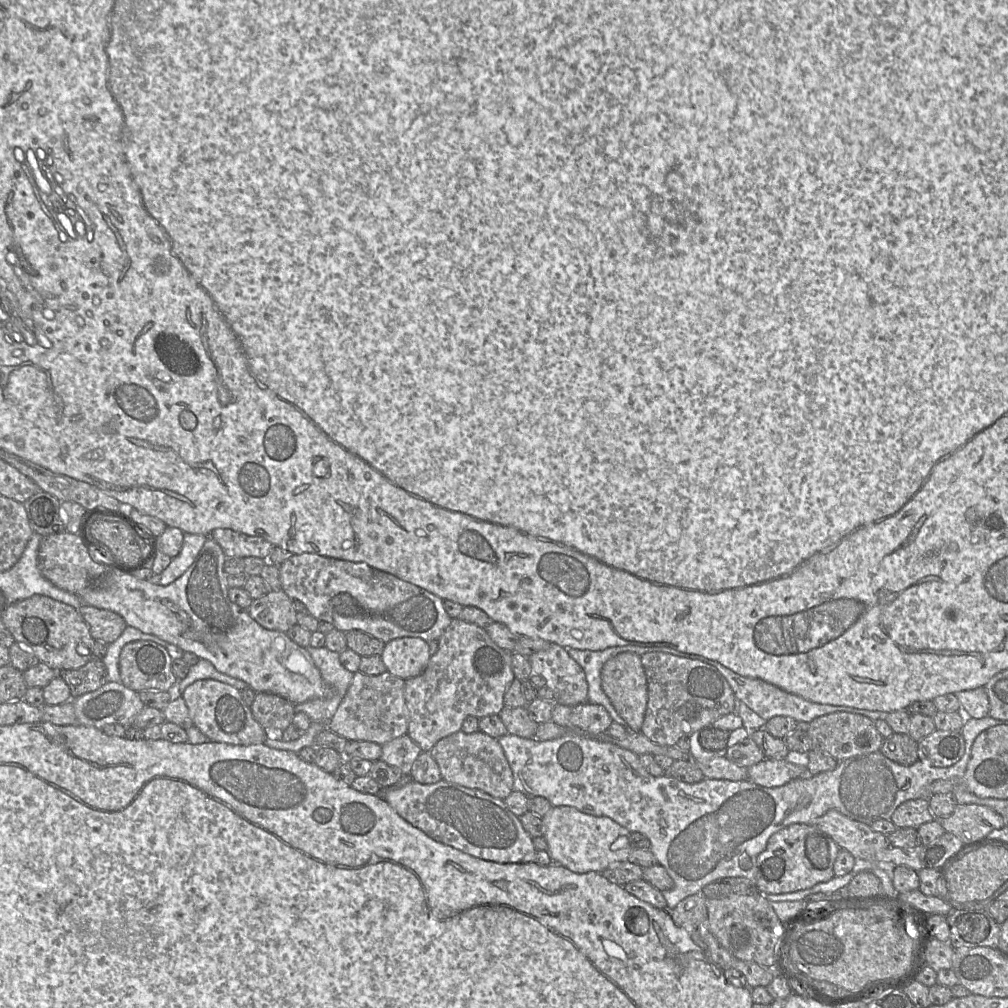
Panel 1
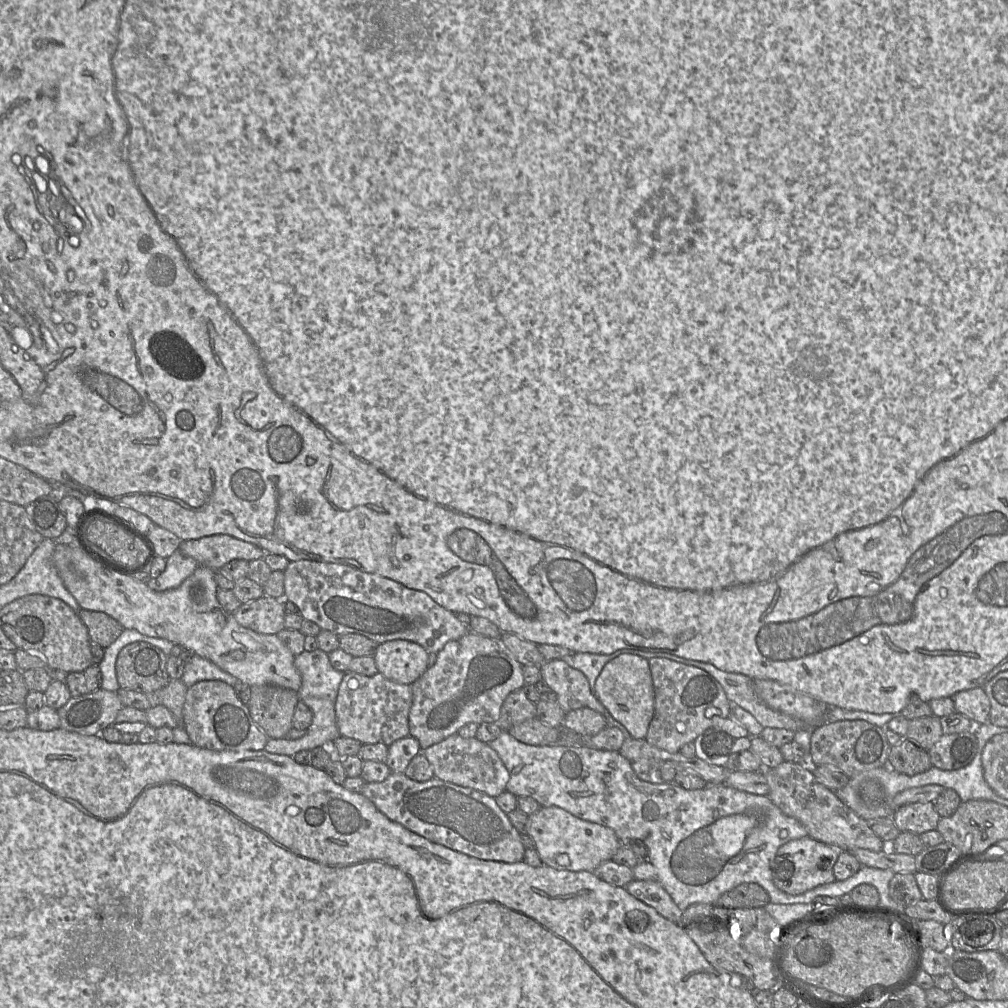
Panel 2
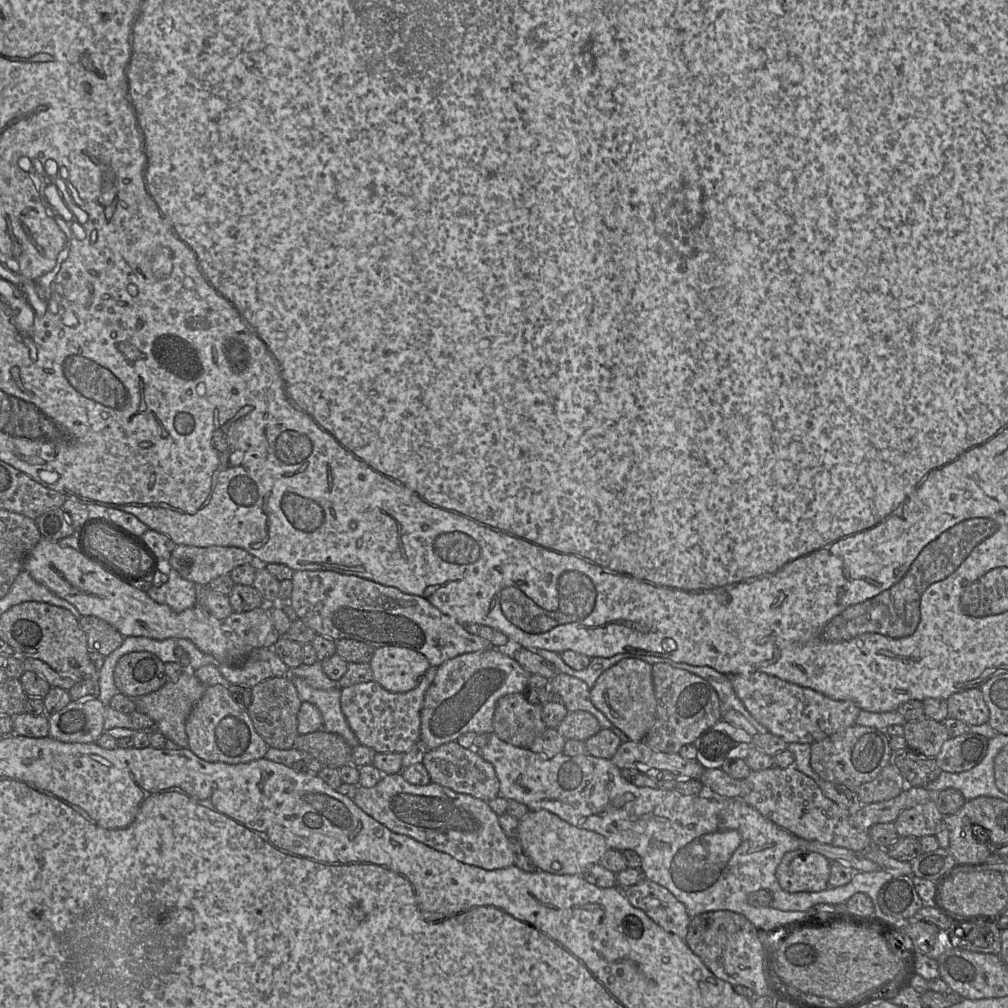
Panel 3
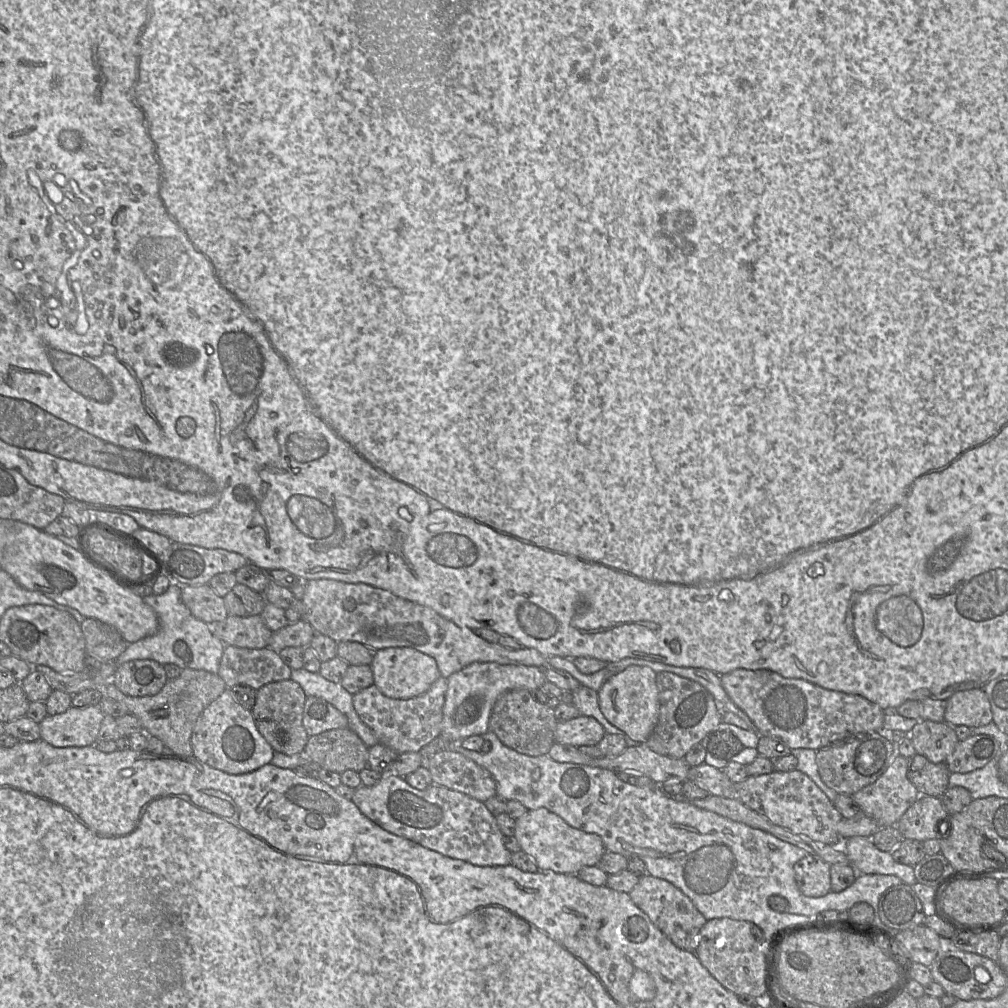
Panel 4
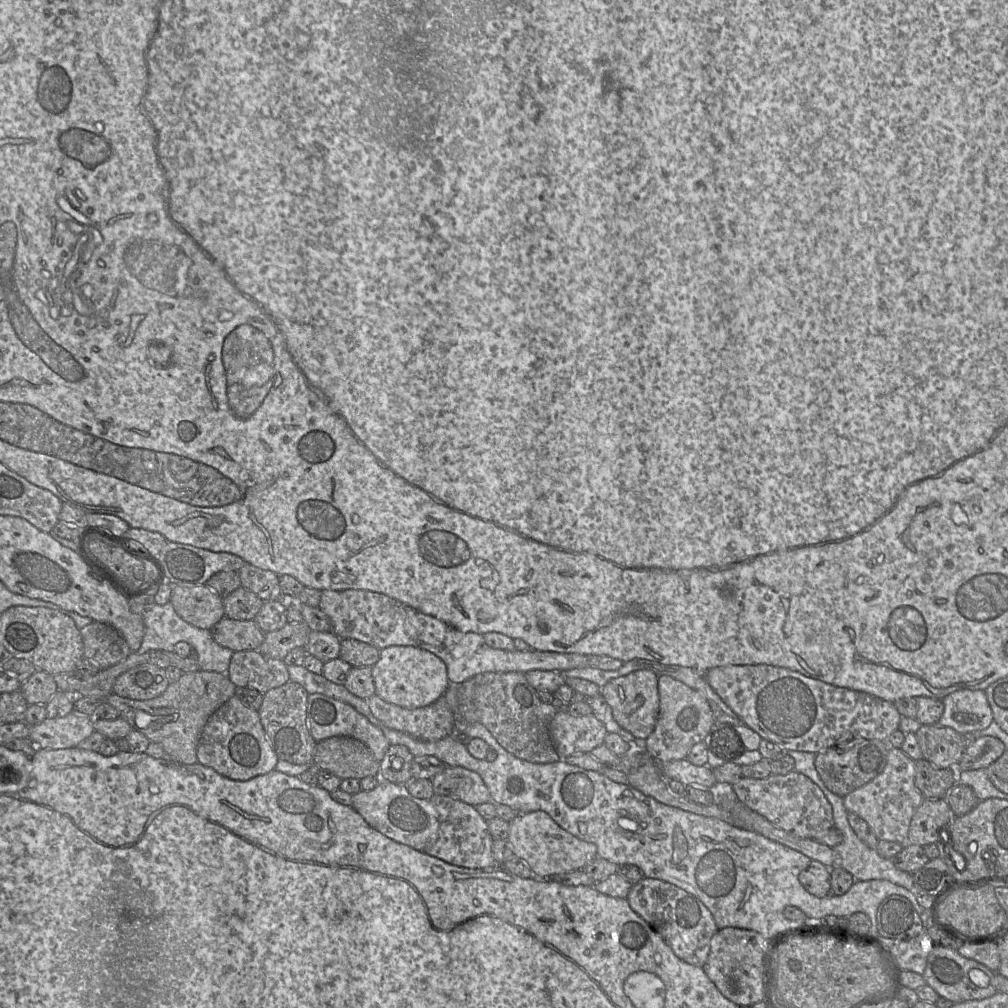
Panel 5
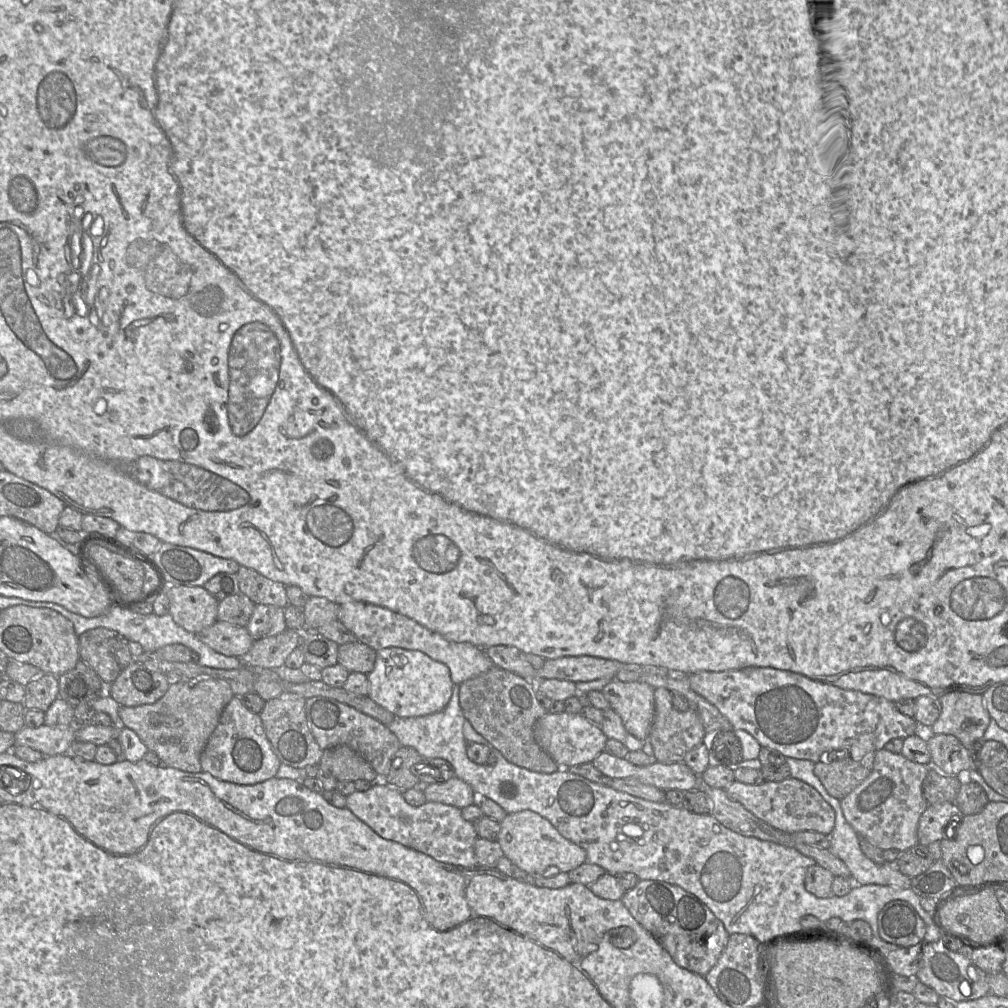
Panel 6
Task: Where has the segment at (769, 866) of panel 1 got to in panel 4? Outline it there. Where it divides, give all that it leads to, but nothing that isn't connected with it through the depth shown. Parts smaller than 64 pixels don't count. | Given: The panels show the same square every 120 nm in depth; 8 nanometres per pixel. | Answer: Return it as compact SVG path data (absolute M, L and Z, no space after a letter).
M807 855L794 864L794 877L799 891L808 897L822 897L831 891L830 864Z

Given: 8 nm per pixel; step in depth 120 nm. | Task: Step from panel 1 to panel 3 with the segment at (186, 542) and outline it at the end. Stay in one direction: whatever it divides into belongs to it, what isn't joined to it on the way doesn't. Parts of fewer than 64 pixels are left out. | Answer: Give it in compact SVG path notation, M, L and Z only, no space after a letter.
M170 568L168 581L160 587L152 586L147 591L149 597L157 603L168 605L179 613L197 605L198 586L183 578L175 569Z

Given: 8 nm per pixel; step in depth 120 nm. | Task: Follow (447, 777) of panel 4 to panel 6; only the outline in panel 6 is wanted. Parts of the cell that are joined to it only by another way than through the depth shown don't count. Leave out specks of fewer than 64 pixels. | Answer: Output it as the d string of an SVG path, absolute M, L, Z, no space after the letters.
M457 776L445 782L422 786L426 801L448 804L460 809L476 803L479 798L473 788Z

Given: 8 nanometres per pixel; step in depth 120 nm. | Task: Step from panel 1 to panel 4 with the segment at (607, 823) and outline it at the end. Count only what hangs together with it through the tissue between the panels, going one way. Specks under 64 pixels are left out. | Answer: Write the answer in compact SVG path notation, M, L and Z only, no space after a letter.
M546 808L528 810L515 820L514 837L521 850L536 863L538 870L551 870L559 874L576 874L587 866L596 866L605 853L601 837L568 825L560 816Z

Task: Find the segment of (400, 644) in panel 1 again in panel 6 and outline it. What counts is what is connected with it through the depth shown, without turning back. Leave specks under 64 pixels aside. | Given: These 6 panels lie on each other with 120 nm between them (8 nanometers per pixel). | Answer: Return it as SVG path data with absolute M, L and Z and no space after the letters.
M401 647L378 650L374 669L367 675L368 696L395 717L418 717L443 710L451 699L454 686L445 664L422 651Z

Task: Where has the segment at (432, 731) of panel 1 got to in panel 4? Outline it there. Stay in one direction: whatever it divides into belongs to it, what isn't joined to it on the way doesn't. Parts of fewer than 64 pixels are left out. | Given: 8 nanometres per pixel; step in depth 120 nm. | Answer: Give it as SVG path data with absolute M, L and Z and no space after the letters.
M473 662L453 673L447 678L440 735L453 741L462 741L471 735L483 735L490 730L490 714L498 697L512 689L539 689L547 681L543 669L536 666Z

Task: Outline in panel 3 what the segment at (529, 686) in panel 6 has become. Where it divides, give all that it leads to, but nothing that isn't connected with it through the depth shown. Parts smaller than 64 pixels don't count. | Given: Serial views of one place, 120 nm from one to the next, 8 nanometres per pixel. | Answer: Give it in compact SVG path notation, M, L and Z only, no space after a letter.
M523 693L508 694L497 702L492 726L492 733L502 741L522 748L529 748L535 738L547 728L542 718L542 705L528 702Z

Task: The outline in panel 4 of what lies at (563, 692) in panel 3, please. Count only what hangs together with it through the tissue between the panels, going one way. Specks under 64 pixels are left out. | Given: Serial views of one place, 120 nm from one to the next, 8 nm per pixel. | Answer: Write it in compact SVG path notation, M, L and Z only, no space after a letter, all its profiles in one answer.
M580 685L579 688L572 691L571 704L577 708L580 715L595 718L604 728L606 733L621 735L627 746L636 746L639 743L633 741L622 730L612 725L602 714L599 708L597 691Z

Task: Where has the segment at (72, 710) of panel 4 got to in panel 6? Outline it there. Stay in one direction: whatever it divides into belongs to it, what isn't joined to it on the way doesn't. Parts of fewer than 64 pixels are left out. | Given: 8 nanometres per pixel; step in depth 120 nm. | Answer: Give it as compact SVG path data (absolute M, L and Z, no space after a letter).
M72 725L48 726L37 728L23 727L15 733L15 745L29 746L44 756L64 754L75 741L77 727Z

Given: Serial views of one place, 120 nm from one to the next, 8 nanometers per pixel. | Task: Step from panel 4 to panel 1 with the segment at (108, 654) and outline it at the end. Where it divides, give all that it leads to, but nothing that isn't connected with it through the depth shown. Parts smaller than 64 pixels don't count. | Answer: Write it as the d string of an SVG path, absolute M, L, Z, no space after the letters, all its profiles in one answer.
M82 603L78 610L88 624L92 638L105 644L116 641L128 626L119 614Z

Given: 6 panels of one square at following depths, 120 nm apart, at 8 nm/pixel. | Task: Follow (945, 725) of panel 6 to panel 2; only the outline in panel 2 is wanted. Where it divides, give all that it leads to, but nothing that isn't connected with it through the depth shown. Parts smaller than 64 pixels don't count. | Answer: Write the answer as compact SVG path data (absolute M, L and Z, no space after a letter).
M984 687L960 691L952 699L955 711L969 718L974 724L990 723L990 700Z

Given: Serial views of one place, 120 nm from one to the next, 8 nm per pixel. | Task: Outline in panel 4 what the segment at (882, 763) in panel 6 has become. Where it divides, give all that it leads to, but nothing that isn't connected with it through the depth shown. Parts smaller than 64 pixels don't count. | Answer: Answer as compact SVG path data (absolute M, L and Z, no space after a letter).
M896 755L889 767L874 783L857 791L851 797L861 812L876 821L879 827L896 826L903 814L919 797L916 787L908 779L908 759Z

